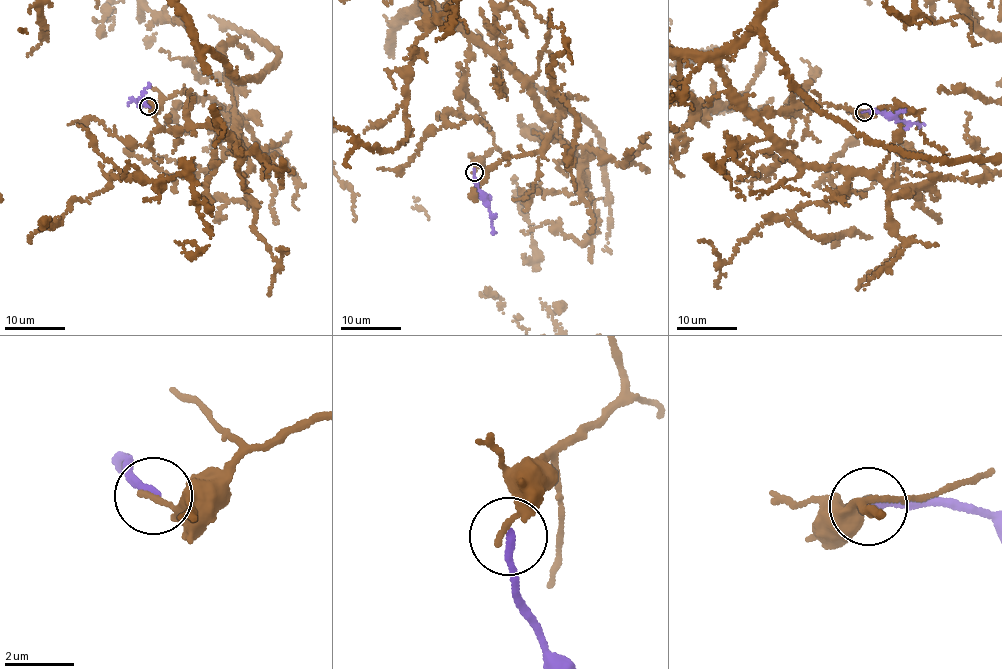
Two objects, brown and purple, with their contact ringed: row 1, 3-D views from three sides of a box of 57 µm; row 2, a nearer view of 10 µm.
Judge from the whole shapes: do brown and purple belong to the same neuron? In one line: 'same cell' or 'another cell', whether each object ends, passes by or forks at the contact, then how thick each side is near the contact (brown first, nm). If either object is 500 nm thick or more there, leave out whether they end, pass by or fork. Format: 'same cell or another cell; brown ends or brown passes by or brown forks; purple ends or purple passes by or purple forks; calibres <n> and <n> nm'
another cell; brown ends; purple ends; calibres 190 and 200 nm

